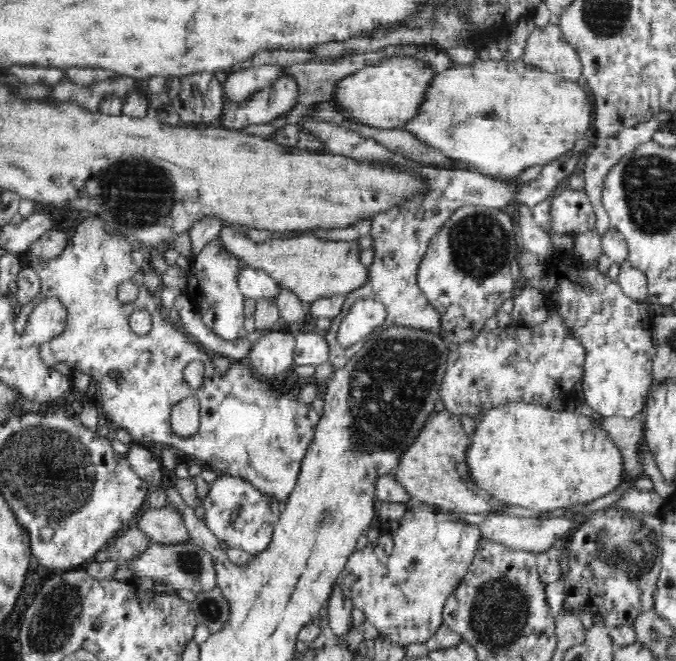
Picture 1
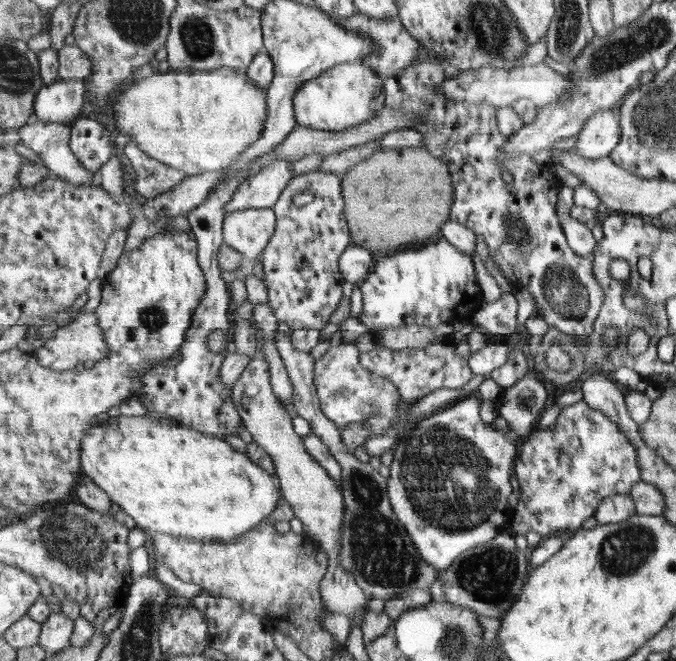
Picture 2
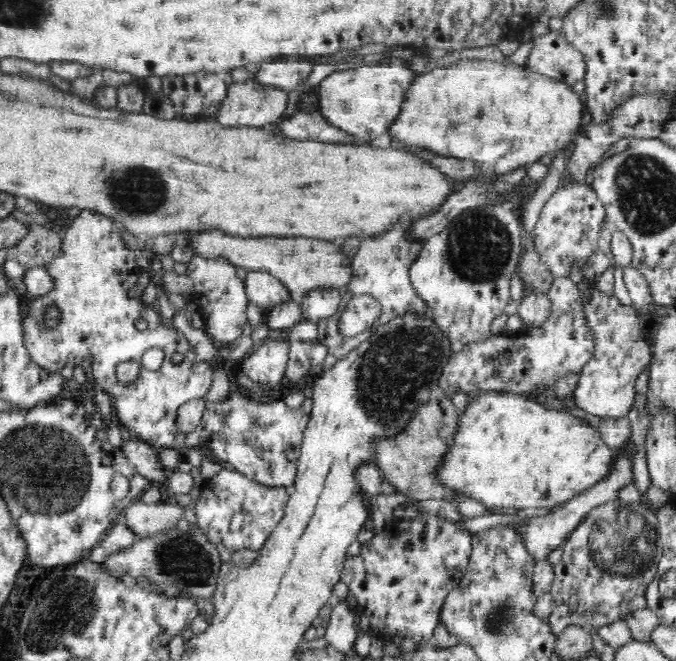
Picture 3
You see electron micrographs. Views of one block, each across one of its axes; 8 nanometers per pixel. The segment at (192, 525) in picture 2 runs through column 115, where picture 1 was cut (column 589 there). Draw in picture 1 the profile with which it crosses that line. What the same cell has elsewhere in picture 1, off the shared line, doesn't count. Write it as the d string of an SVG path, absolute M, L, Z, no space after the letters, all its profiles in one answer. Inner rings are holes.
M524 402L494 404L475 419L476 430L468 438L466 471L475 488L488 492L492 499L506 506L522 506L532 510L553 511L557 508L587 505L614 491L626 475L622 453L608 438L608 433L592 417L573 409L557 411Z

